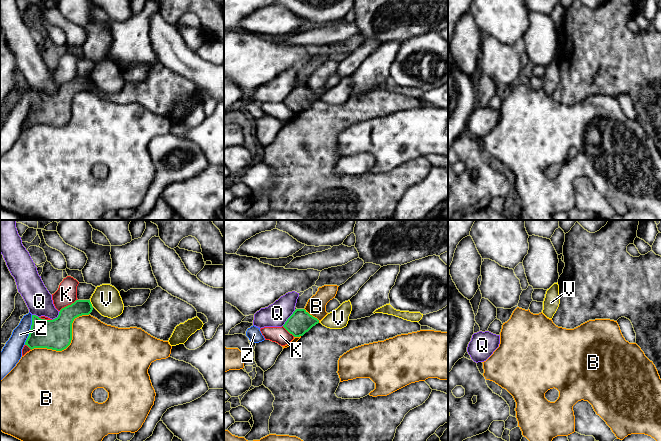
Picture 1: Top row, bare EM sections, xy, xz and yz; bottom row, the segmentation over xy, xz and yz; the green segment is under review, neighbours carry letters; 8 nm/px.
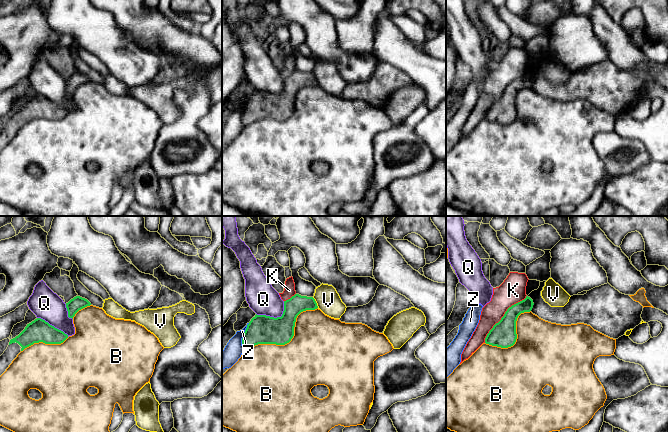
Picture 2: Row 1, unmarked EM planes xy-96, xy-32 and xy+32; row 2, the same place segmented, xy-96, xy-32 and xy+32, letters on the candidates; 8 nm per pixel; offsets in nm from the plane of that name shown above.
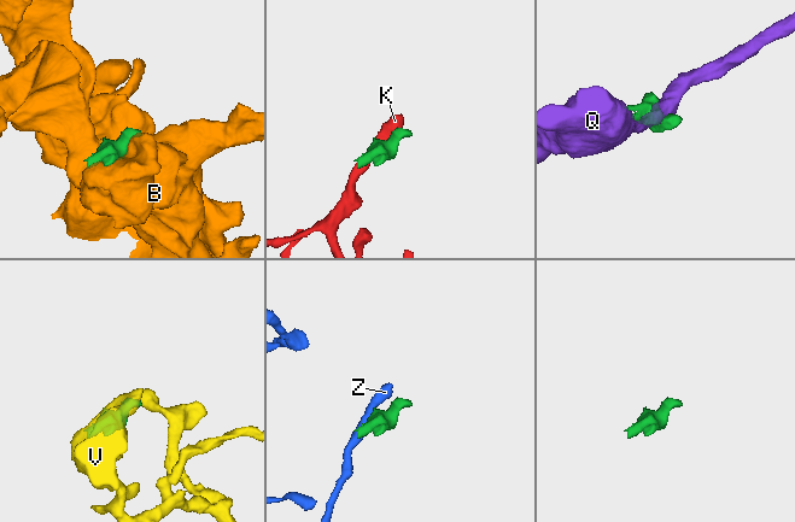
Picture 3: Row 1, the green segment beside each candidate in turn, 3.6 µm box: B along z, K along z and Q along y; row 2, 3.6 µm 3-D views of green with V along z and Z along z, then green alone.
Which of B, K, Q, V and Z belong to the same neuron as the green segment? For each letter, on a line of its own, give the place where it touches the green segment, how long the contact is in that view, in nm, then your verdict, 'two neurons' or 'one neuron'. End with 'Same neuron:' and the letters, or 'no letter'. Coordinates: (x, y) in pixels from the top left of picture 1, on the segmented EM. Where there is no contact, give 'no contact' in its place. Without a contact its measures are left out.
B: xy (70, 342) | 550 nm | two neurons
K: xy (68, 305) | 180 nm | two neurons
Q: xz (288, 318) | 170 nm | two neurons
V: xy (90, 303) | 50 nm | two neurons
Z: xy (30, 330) | 240 nm | two neurons
Same neuron: no letter

